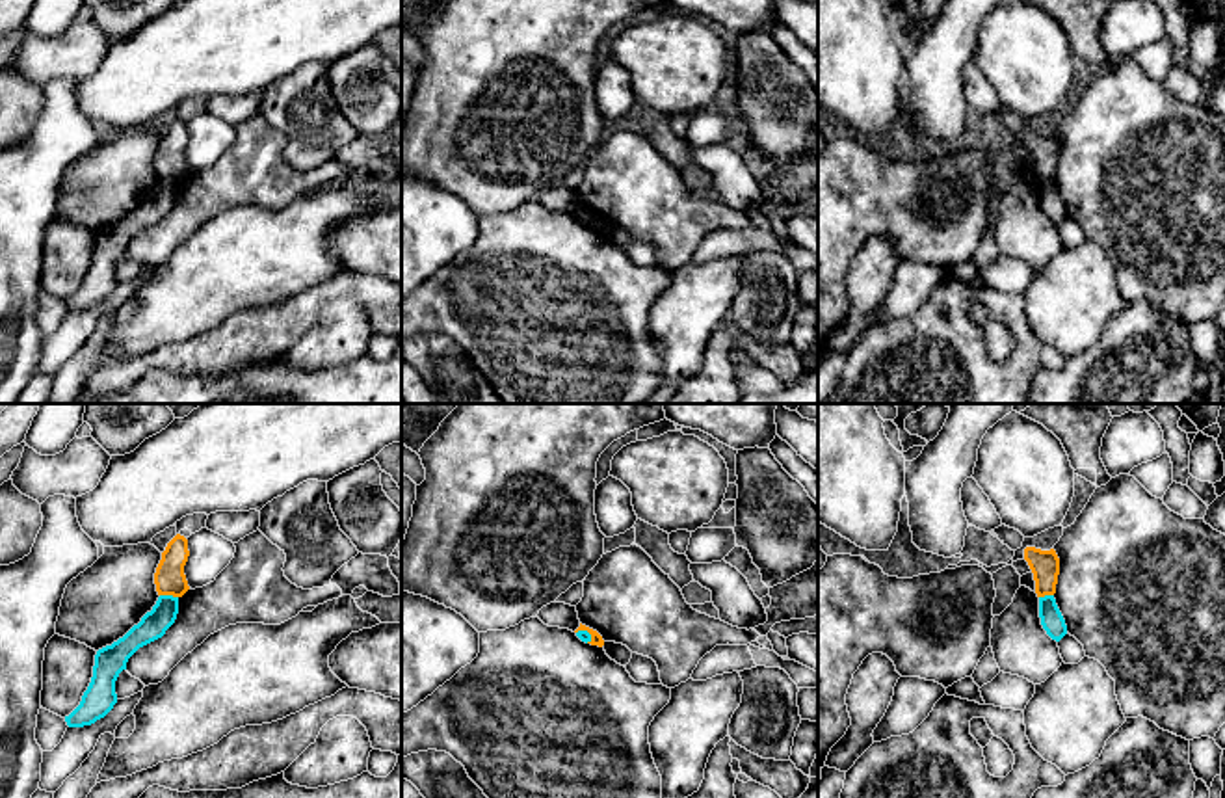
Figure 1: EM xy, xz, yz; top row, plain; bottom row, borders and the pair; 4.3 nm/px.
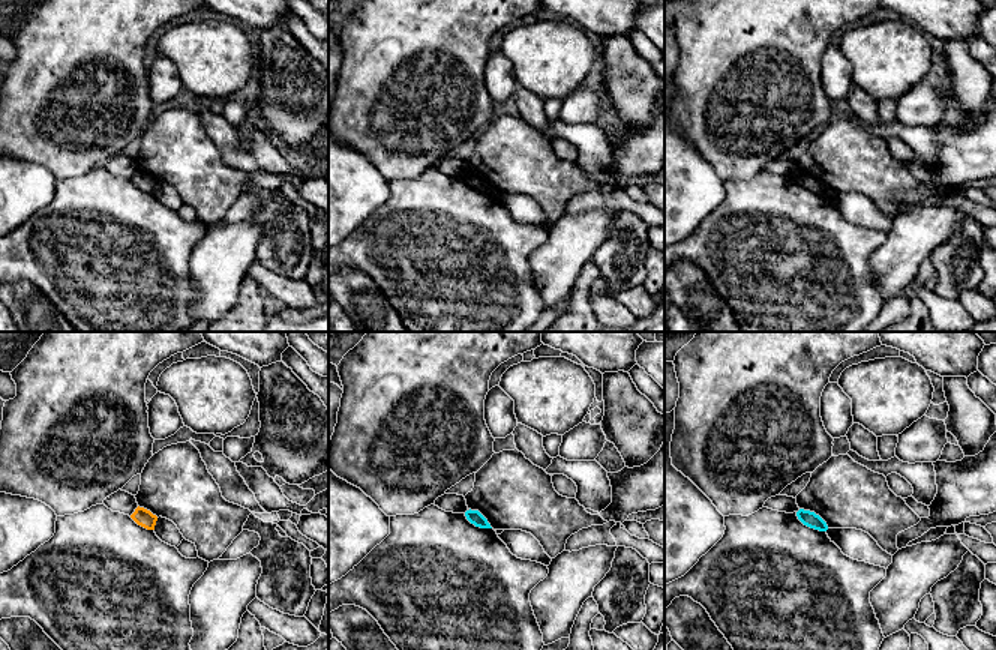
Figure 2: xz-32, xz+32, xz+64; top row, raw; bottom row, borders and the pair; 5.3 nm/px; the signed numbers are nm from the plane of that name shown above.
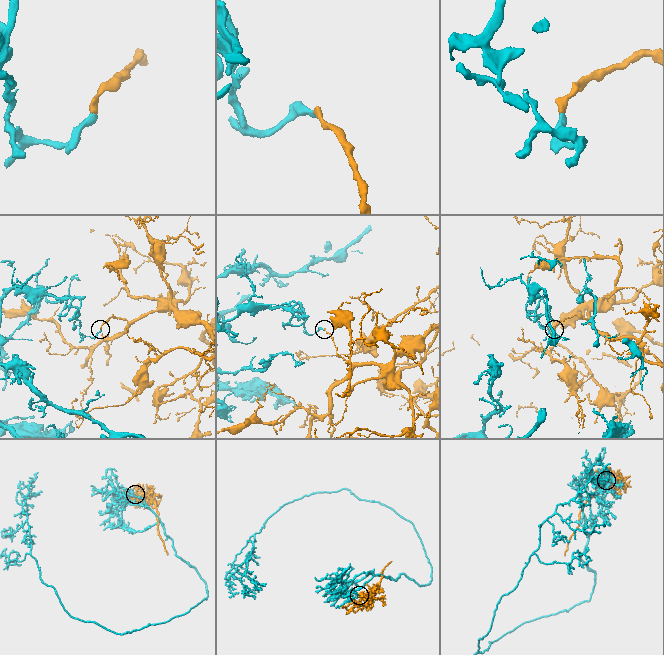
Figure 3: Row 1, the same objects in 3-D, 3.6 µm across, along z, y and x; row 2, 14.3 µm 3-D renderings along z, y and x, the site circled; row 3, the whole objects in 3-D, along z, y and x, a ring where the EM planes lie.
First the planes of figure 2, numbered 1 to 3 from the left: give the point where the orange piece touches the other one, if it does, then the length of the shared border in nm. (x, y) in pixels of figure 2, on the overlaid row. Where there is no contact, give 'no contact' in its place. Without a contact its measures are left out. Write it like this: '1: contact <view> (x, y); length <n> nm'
1: no contact
2: no contact
3: no contact

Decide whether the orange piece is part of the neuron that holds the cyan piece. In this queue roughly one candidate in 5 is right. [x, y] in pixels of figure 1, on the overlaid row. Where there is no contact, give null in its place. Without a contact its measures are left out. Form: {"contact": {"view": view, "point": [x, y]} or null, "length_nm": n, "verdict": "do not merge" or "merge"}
{"contact": {"view": "xy", "point": [170, 596]}, "length_nm": 80, "verdict": "do not merge"}

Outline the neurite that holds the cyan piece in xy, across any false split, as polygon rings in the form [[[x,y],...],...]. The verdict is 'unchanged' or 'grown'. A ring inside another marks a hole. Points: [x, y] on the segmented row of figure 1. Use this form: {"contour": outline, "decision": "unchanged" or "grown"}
{"contour": [[[160,595],[151,612],[123,638],[97,651],[93,677],[80,705],[65,716],[69,727],[91,725],[104,718],[117,703],[115,681],[126,670],[128,658],[143,645],[162,638],[175,623],[178,597]]], "decision": "unchanged"}

